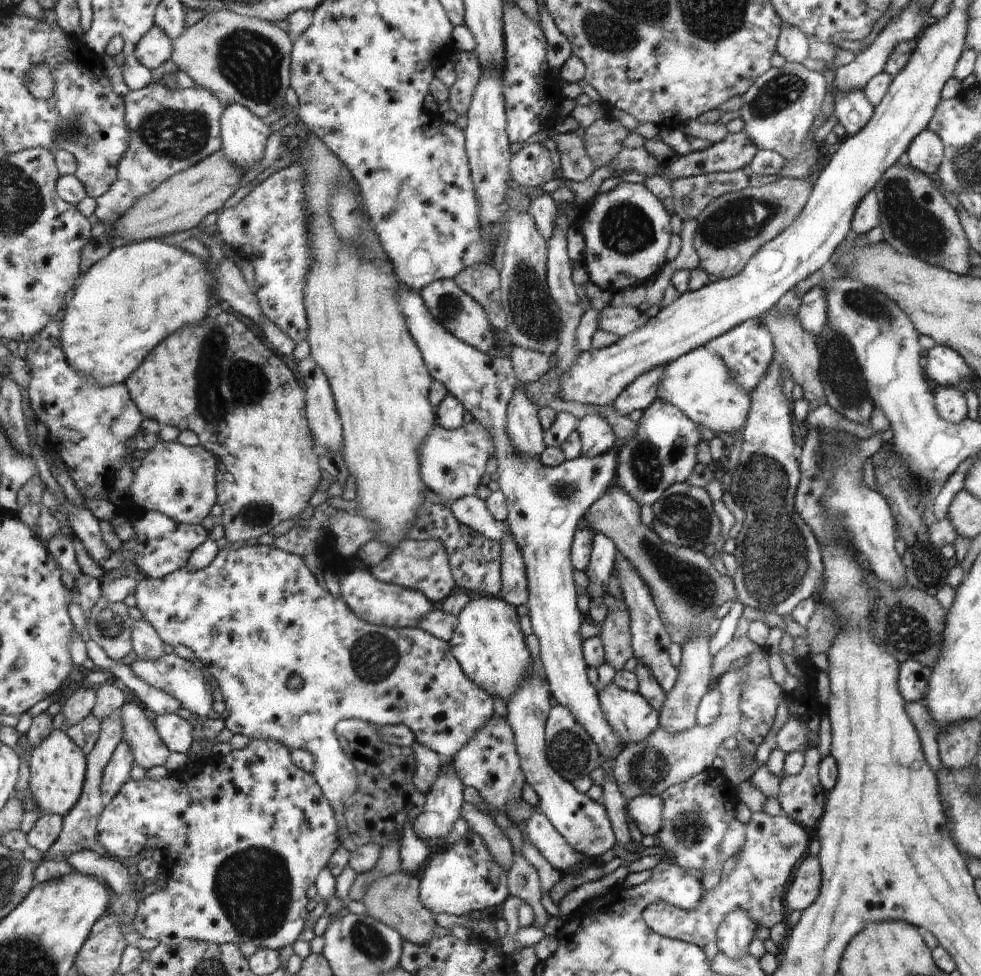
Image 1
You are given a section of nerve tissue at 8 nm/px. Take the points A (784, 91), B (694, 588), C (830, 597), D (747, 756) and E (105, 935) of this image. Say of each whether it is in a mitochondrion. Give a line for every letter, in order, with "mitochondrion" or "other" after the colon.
A: mitochondrion
B: mitochondrion
C: other
D: other
E: other

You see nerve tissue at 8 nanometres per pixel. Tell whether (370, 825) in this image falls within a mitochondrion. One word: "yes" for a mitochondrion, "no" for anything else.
no

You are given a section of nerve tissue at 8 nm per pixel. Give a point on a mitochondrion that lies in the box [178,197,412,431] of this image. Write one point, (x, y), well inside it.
(244, 383)

